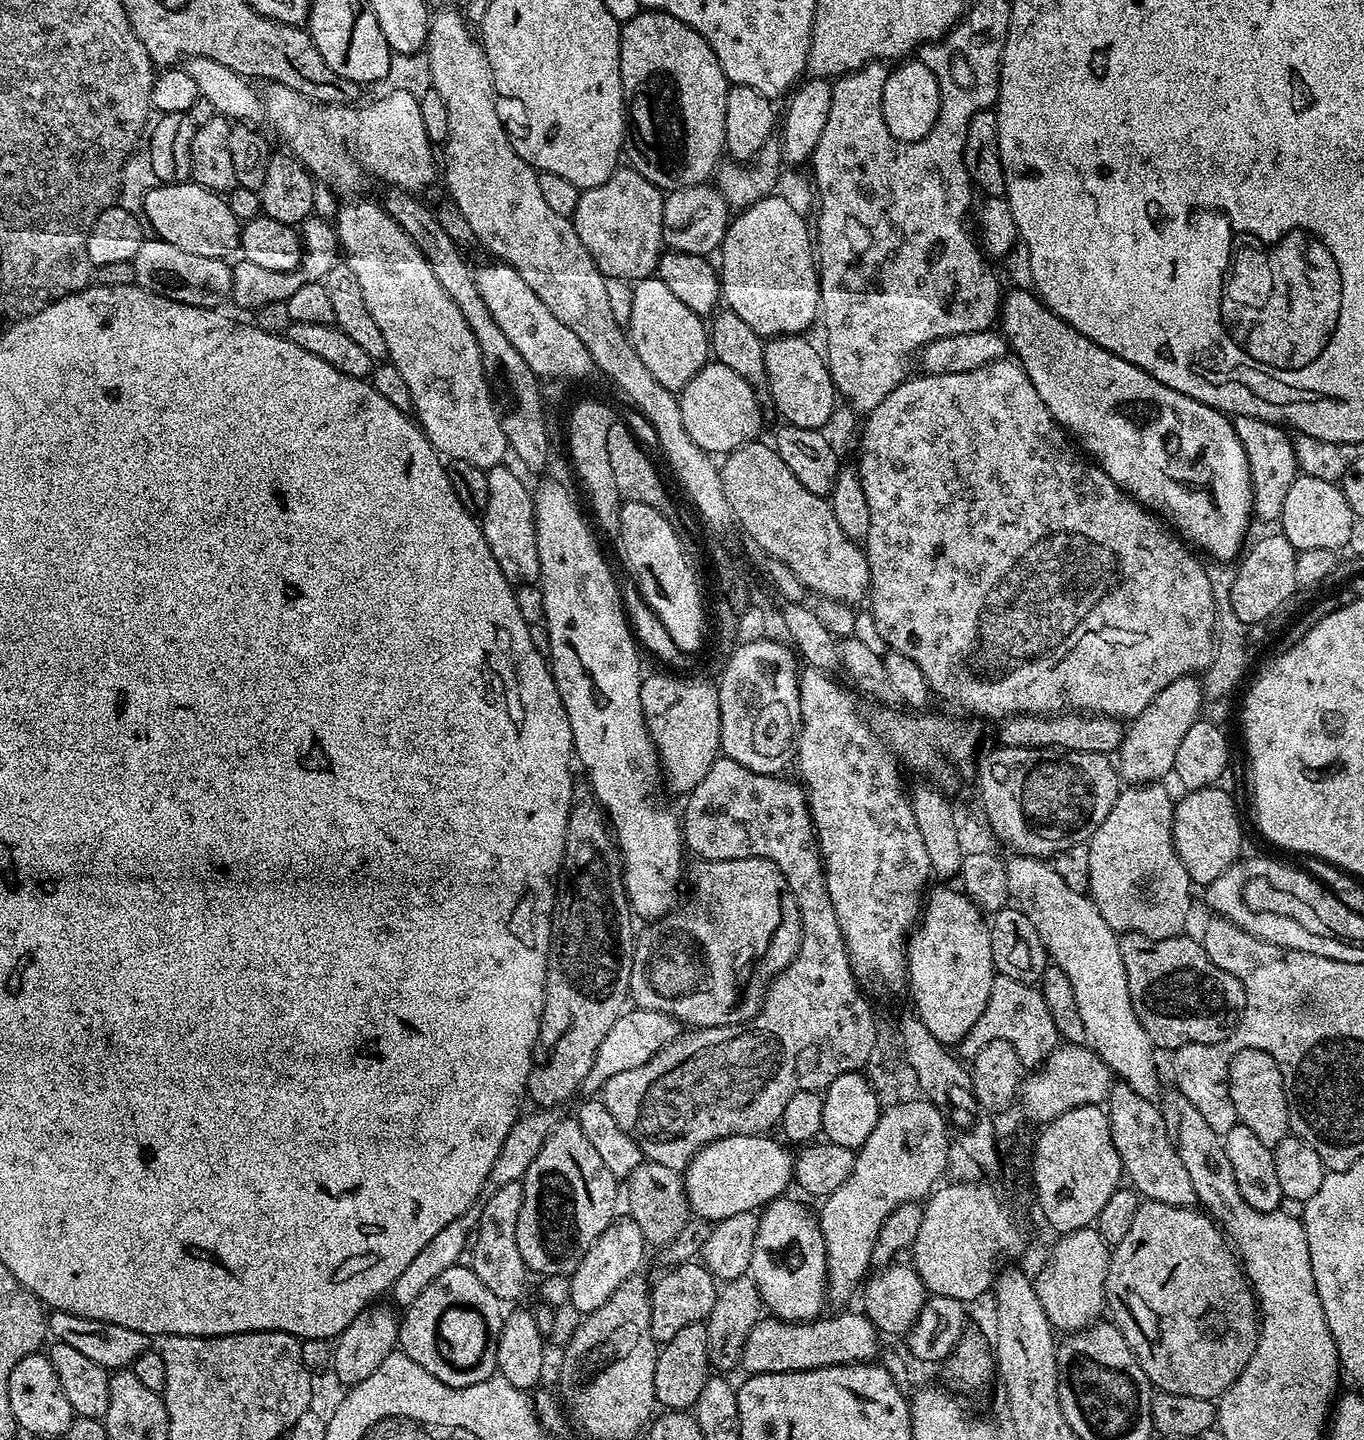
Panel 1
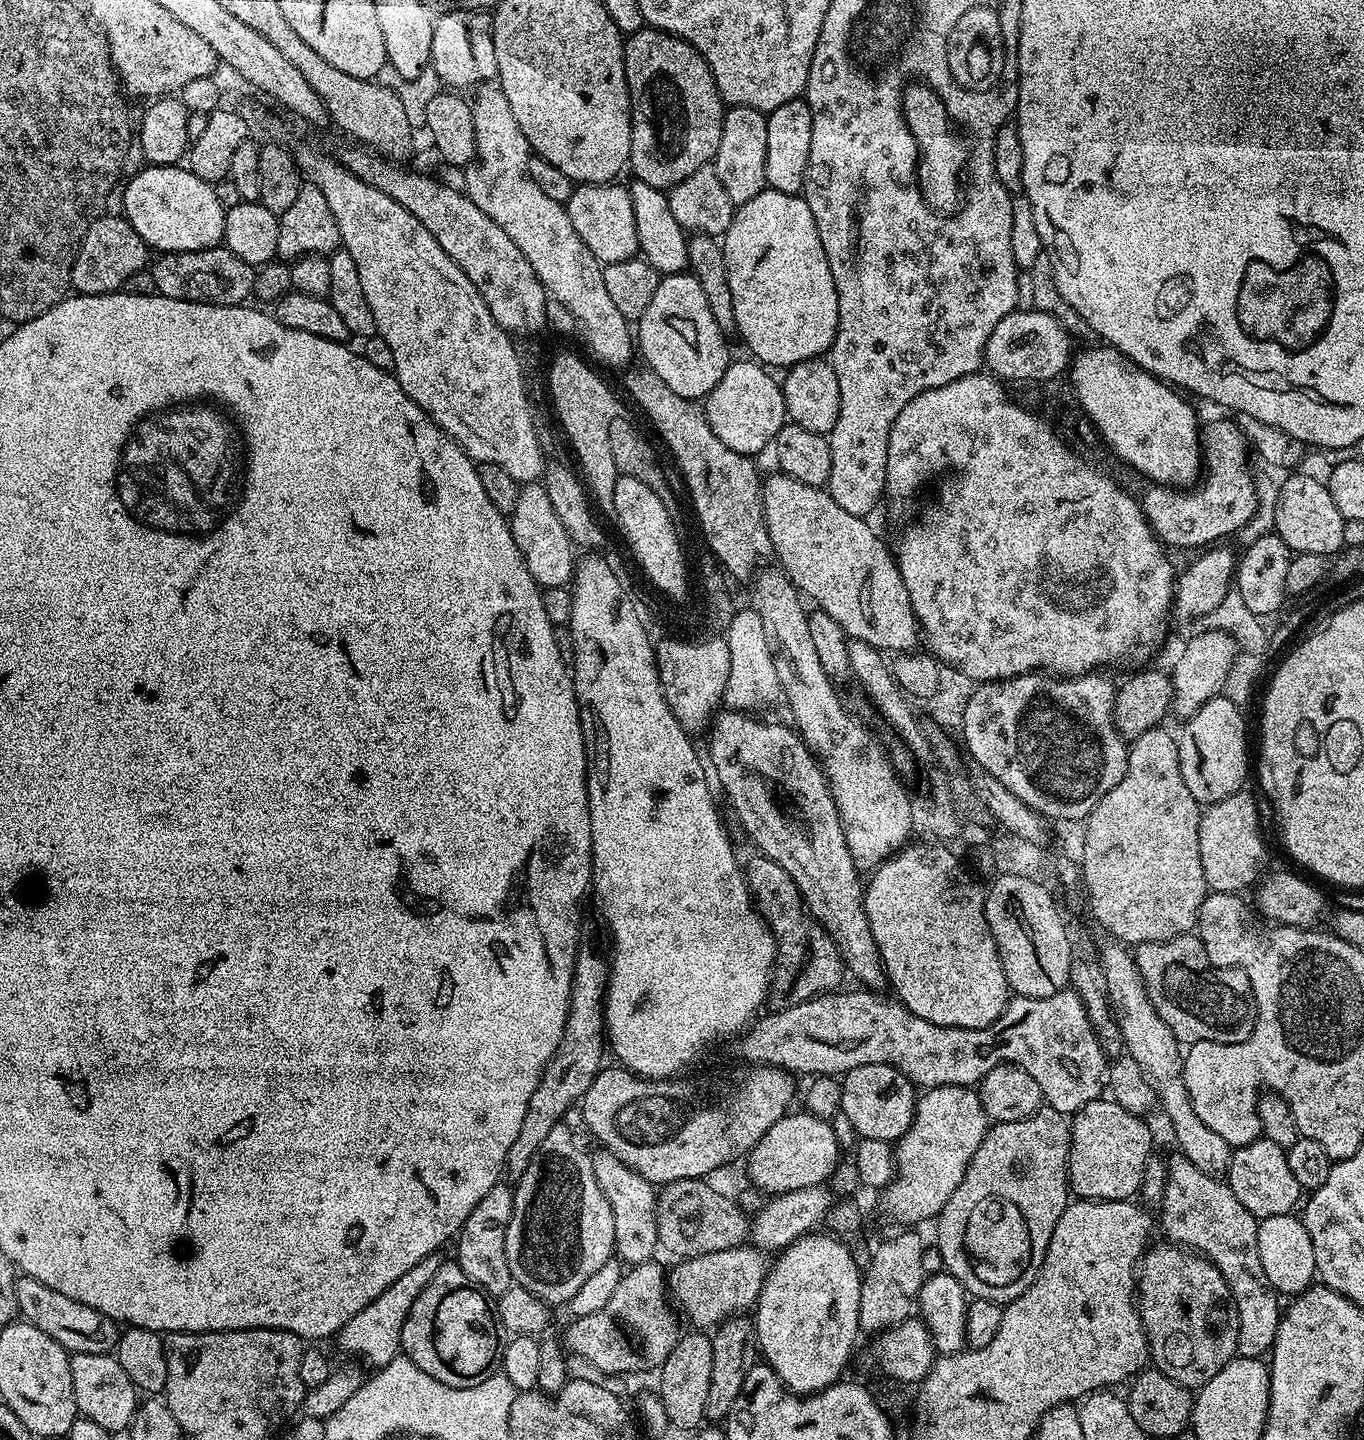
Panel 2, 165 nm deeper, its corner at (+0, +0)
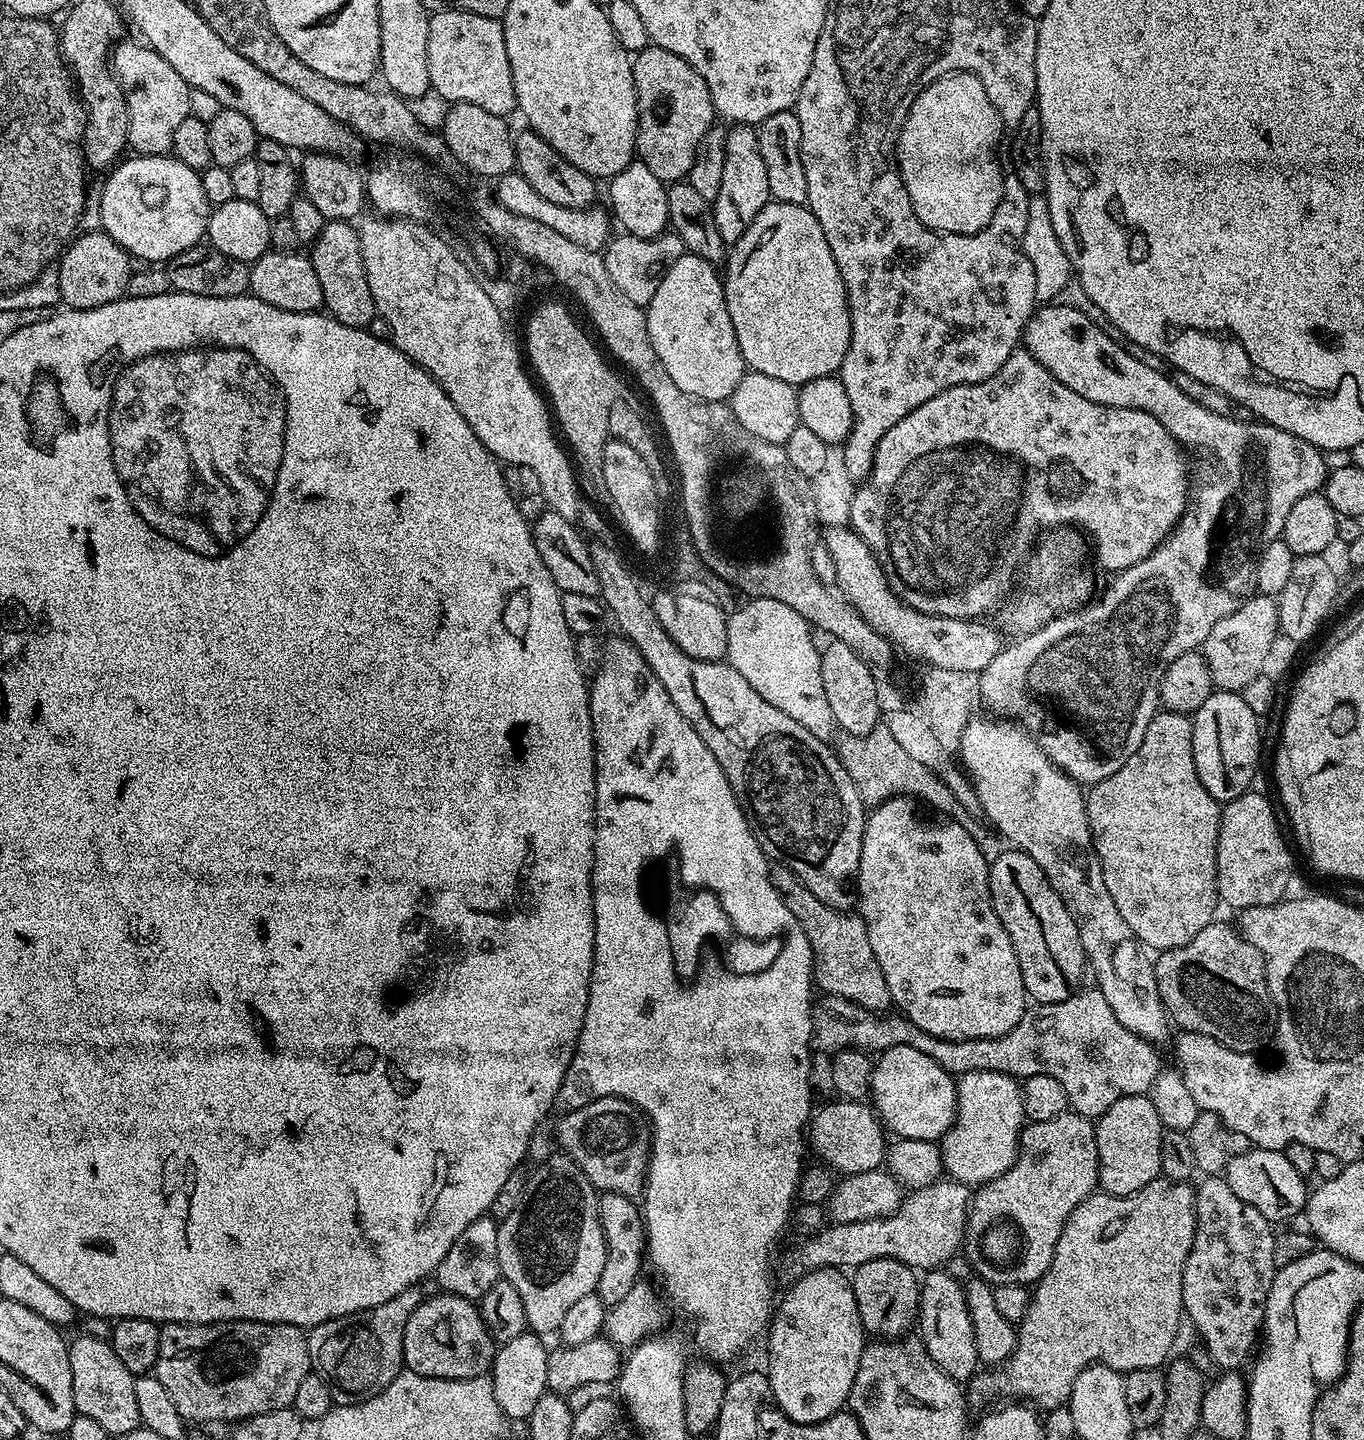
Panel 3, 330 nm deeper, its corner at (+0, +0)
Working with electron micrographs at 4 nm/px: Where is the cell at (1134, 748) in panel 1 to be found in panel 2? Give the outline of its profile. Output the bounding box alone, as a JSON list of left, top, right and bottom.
[1170,630,1238,718]

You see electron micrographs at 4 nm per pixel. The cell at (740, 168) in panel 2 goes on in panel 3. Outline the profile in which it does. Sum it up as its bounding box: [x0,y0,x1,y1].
[711,124,772,246]

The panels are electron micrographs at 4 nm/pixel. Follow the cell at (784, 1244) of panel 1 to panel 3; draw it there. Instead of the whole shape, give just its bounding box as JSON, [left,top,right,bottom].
[766,1268,866,1424]

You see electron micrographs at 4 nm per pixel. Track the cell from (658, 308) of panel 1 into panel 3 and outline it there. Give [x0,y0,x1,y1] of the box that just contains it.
[646,254,746,401]

